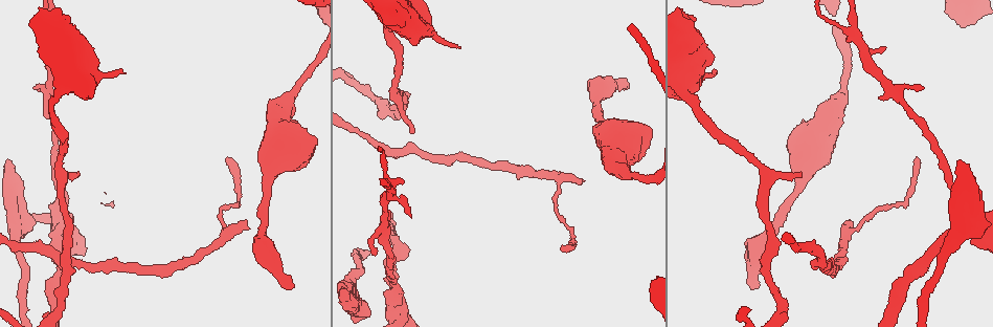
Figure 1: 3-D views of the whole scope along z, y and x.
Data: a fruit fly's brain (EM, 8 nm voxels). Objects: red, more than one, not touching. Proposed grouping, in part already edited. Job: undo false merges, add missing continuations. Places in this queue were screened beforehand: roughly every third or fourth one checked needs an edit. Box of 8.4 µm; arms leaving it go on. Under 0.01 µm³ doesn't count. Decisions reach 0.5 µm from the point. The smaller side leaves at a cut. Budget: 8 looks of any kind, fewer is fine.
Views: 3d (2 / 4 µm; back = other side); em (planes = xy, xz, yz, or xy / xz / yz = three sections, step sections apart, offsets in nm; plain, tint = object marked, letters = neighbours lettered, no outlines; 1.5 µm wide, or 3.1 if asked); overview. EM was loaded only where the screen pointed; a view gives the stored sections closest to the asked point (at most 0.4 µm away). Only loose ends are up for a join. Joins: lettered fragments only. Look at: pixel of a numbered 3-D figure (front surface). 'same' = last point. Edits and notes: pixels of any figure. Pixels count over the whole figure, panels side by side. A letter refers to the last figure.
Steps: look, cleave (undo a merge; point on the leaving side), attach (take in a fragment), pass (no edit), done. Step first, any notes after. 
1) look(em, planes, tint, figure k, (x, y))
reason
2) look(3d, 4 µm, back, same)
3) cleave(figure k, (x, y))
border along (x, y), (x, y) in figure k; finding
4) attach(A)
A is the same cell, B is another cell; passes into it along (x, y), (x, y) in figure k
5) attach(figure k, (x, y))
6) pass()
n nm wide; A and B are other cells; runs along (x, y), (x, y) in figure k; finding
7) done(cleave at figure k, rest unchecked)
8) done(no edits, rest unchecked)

look(em, xy, step 8, letters, figure 1, (292, 286))
end of a long branch

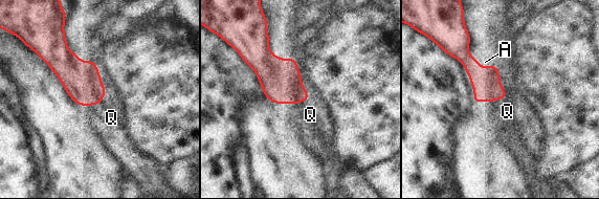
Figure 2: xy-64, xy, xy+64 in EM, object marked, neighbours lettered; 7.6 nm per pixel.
look(em, planes, letters, same)

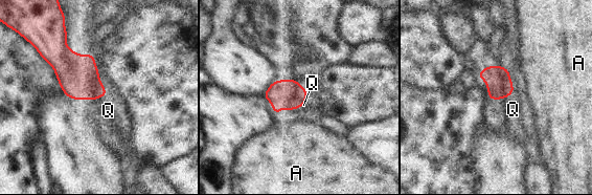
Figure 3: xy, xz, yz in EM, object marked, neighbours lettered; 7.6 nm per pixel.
attach(Q)
Q is the same cell, A is another cell; passes into it along (498, 81), (501, 98), (513, 109) in figure 3; the neuron continues

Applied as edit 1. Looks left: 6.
look(em, planes, letters, figure 1, (394, 300))
thin arm on a thick one

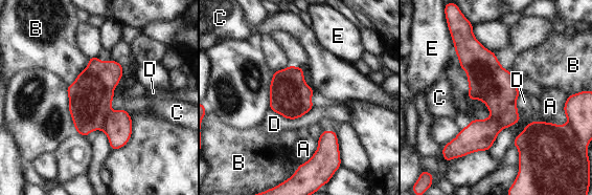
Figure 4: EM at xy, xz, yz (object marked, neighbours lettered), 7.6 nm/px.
cleave(figure 4, (90, 98))
300 nm wide; A, B, C, D and E are other cells; border along (113, 111), (108, 115), (101, 129) in figure 4; a second neuron is stuck on

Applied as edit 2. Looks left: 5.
look(overview)

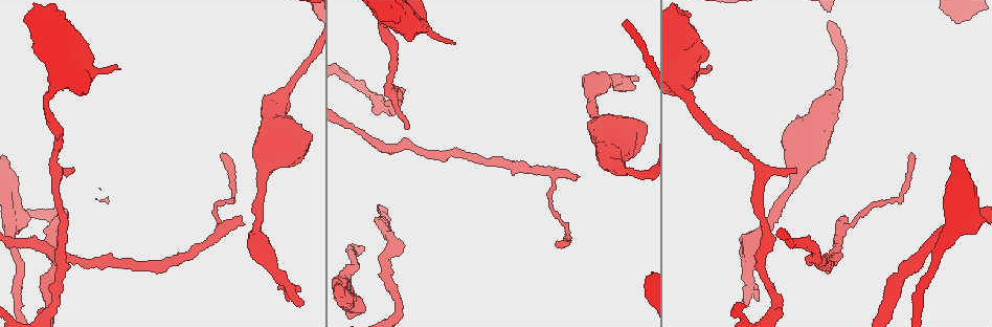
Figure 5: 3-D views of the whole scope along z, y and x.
look(em, planes, letters, figure 5, (575, 177))
branch stops here

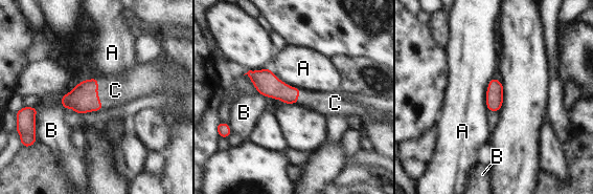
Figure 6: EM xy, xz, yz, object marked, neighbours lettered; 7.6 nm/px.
attach(C)
C is the same cell, A and B are other cells; passes into it along (84, 99), (96, 93), (115, 90) in figure 6; the neuron continues

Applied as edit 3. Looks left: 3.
done(attach at figure 3, cleave at figure 4, attach at figure 6, rest unchecked)

